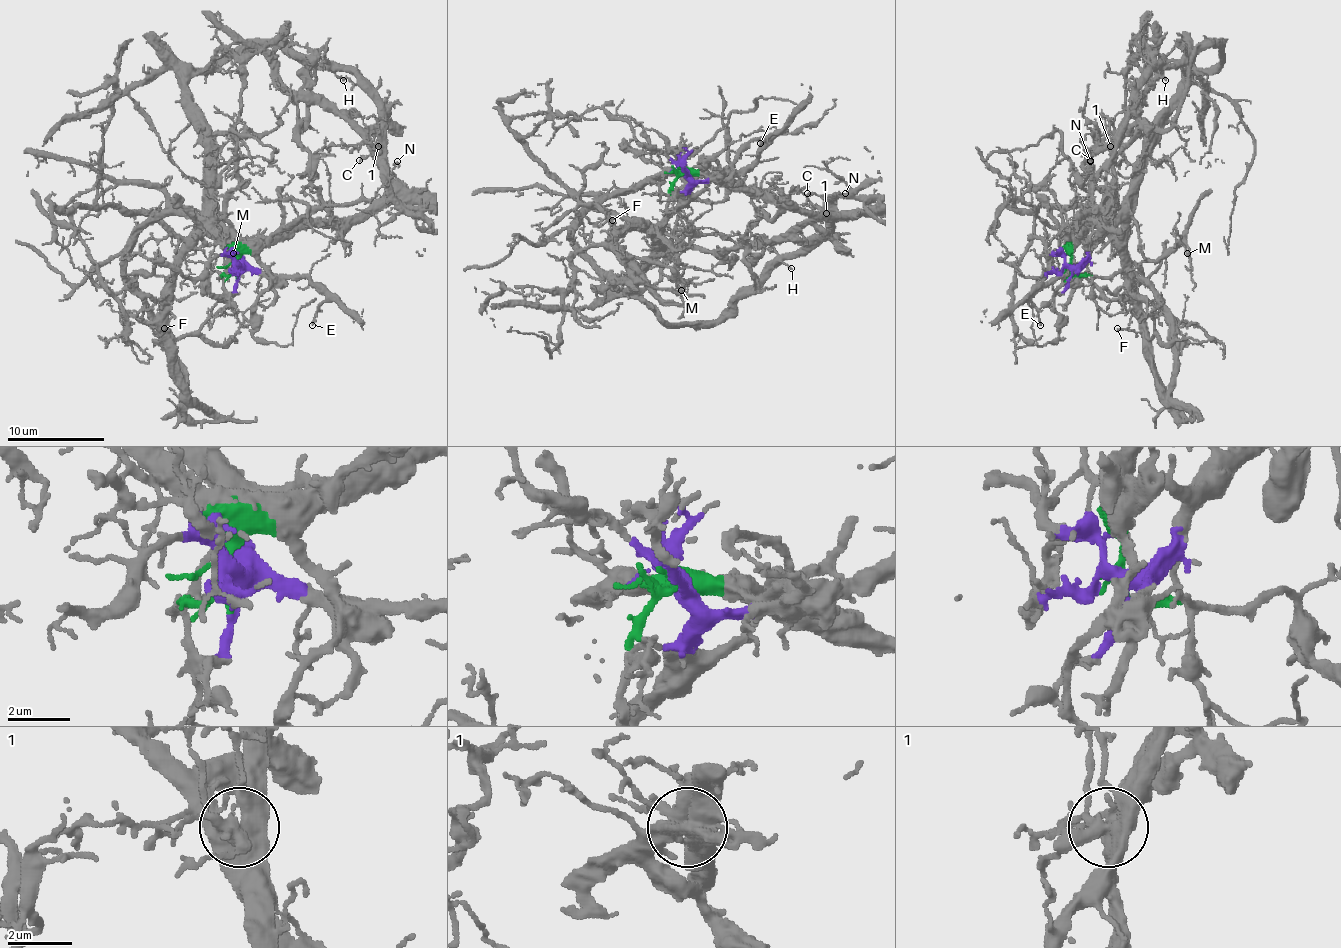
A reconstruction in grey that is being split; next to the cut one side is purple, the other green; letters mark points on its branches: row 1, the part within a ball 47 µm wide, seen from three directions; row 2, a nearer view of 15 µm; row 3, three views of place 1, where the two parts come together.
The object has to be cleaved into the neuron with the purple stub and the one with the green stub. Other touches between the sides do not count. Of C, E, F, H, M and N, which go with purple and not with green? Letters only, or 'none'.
C, E, F, H, M, N

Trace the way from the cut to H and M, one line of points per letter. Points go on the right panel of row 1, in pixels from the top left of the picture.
H: (1069, 270), (1118, 211), (1149, 127), (1193, 71), (1219, 64), (1219, 47), (1200, 44), (1164, 64), (1166, 81)
M: (1069, 270), (1079, 265), (1127, 214), (1137, 224), (1139, 250), (1149, 260), (1159, 260), (1183, 245), (1188, 253)

